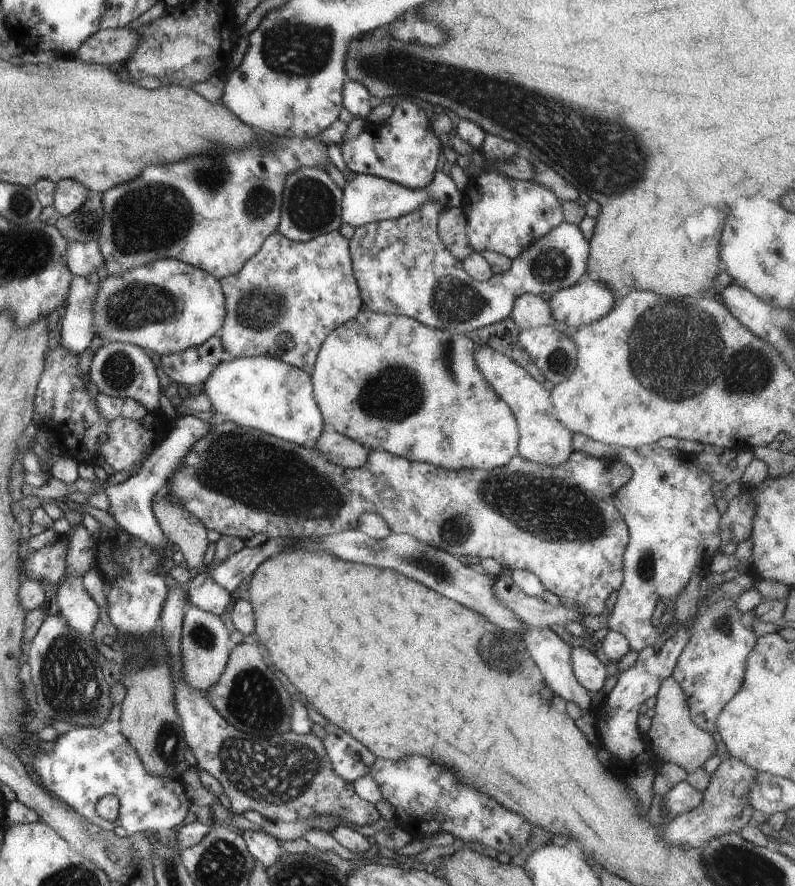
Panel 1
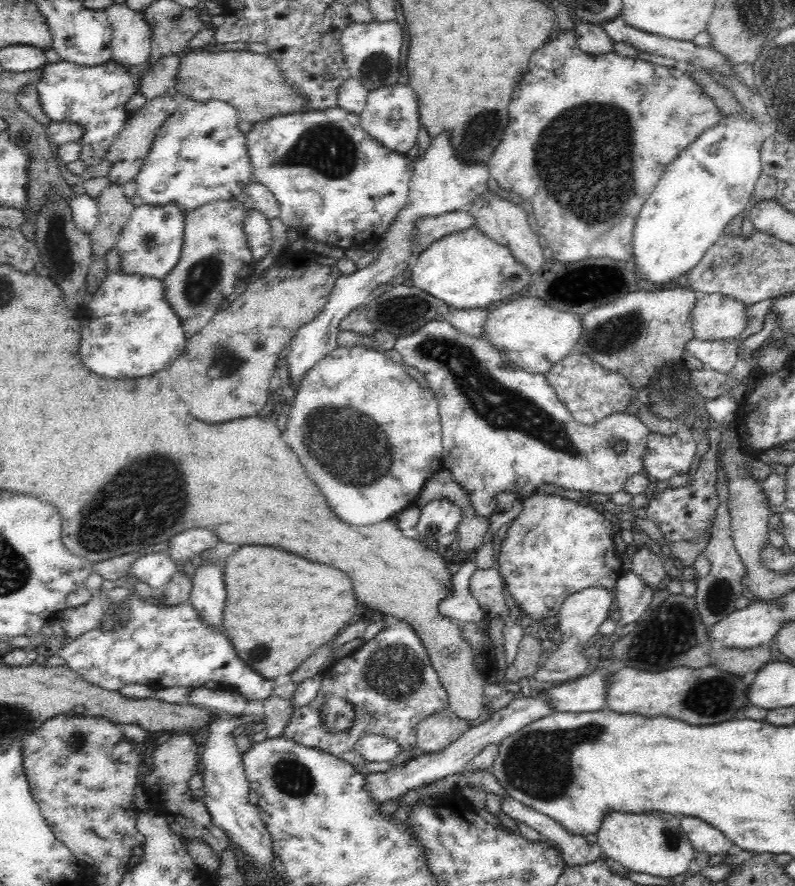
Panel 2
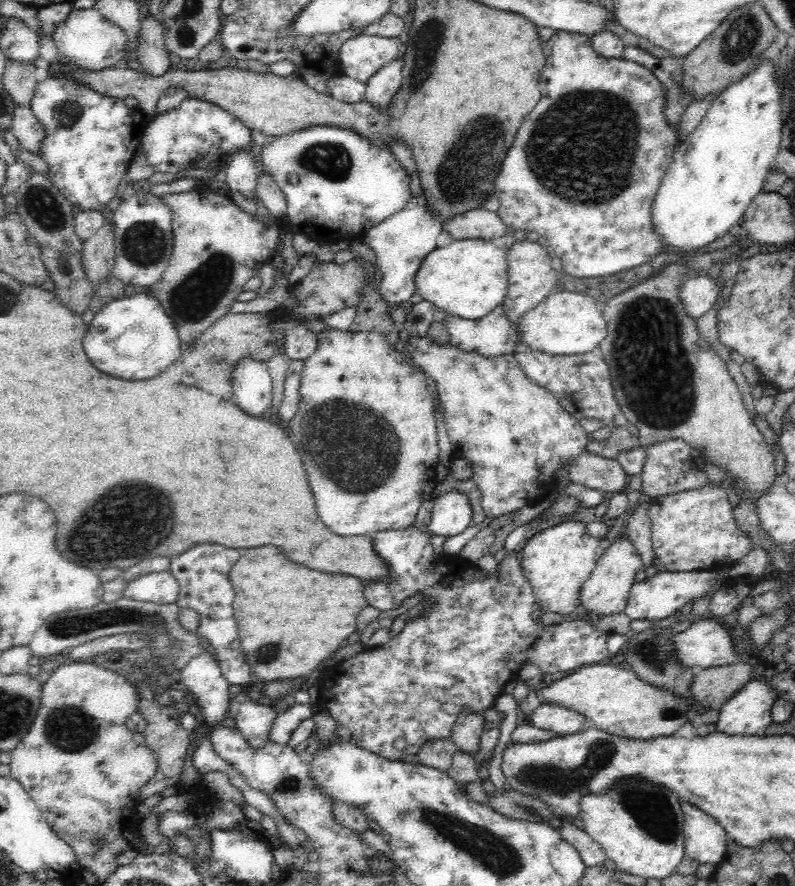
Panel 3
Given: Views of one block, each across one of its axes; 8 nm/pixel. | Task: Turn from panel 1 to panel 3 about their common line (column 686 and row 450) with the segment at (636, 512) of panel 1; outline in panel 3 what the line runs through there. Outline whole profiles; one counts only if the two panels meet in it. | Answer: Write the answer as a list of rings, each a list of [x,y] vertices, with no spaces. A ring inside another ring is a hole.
[[[411,337],[408,343],[405,343],[405,350],[408,350],[412,355],[412,364],[419,368],[422,372],[428,373],[434,380],[439,392],[439,399],[441,400],[443,411],[445,414],[445,425],[447,433],[451,443],[453,444],[453,454],[455,457],[462,457],[469,460],[470,466],[472,467],[473,473],[471,479],[478,485],[479,491],[481,492],[481,505],[486,513],[486,516],[492,516],[495,518],[500,515],[508,514],[520,510],[520,508],[528,507],[530,504],[537,502],[540,498],[546,496],[551,490],[554,483],[554,472],[560,464],[569,464],[569,479],[572,482],[578,482],[582,486],[592,489],[599,490],[605,493],[607,496],[618,492],[621,488],[624,488],[626,482],[626,472],[620,467],[613,459],[607,459],[600,456],[596,456],[592,453],[586,453],[584,446],[588,442],[588,436],[580,421],[574,419],[569,412],[564,411],[560,407],[560,403],[554,396],[550,395],[550,391],[546,388],[539,387],[536,383],[530,381],[524,374],[524,371],[518,365],[518,361],[514,359],[514,355],[500,355],[492,358],[484,358],[476,353],[464,352],[451,344],[444,345],[438,344],[432,339],[432,337]]]

